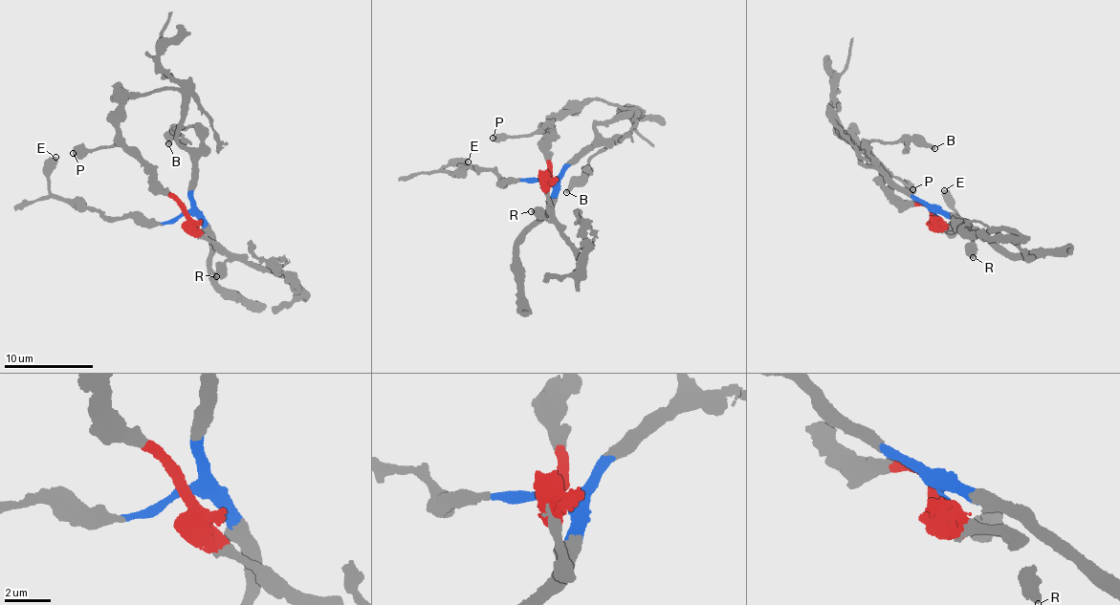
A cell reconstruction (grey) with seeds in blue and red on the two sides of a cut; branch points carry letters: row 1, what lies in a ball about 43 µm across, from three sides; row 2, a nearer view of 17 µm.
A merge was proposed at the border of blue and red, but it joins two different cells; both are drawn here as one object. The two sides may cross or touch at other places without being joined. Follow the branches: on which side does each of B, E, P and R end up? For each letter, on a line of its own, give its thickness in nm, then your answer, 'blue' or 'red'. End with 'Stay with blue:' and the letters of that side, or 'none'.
B: calibre 400 nm; blue
E: calibre 650 nm; blue
P: calibre 700 nm; red
R: calibre 650 nm; red
Stay with blue: B, E

